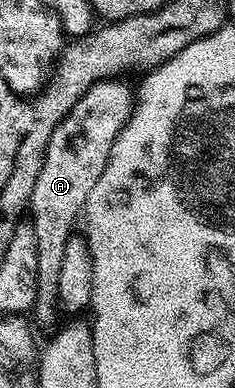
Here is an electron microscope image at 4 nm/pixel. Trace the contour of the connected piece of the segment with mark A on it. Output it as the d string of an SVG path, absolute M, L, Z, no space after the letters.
M116 79L99 81L88 88L78 103L74 103L62 123L58 123L54 135L50 135L44 162L34 183L30 202L30 220L34 235L38 235L38 291L34 314L44 325L52 325L56 321L60 299L58 275L62 272L66 243L74 236L72 224L76 217L78 221L78 215L83 214L86 199L90 191L94 191L94 183L98 183L102 171L106 171L114 139L127 121L134 104L133 90L120 84L124 83Z

